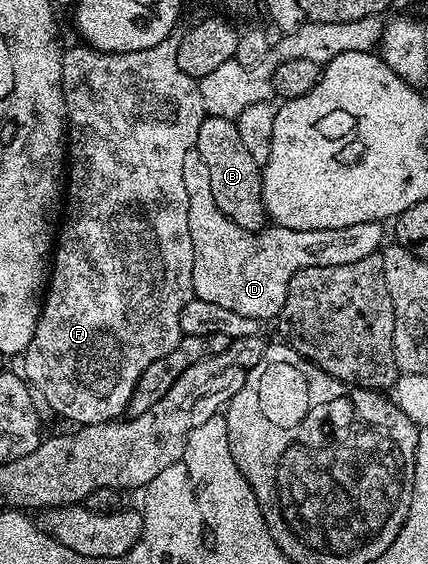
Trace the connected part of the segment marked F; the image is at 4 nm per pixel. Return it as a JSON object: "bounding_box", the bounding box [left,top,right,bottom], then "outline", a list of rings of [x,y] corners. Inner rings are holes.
{"bounding_box":[22,36,206,427],"outline":[[[169,36],[162,40],[162,44],[154,44],[154,48],[138,52],[107,54],[87,44],[72,46],[69,50],[67,47],[63,51],[62,84],[70,123],[70,149],[66,154],[66,217],[58,230],[54,261],[50,267],[48,288],[44,307],[40,310],[38,328],[22,355],[22,374],[37,391],[40,389],[44,393],[44,398],[54,413],[76,422],[77,427],[93,426],[99,422],[115,422],[127,411],[142,372],[146,372],[146,368],[150,368],[154,360],[162,360],[162,356],[174,352],[174,348],[180,343],[182,308],[186,308],[188,301],[194,297],[194,244],[190,240],[188,197],[182,168],[186,165],[186,156],[196,148],[198,128],[202,128],[202,120],[206,115],[199,81],[186,76],[186,72],[182,72],[182,68],[178,66],[179,44],[179,37]]]}

